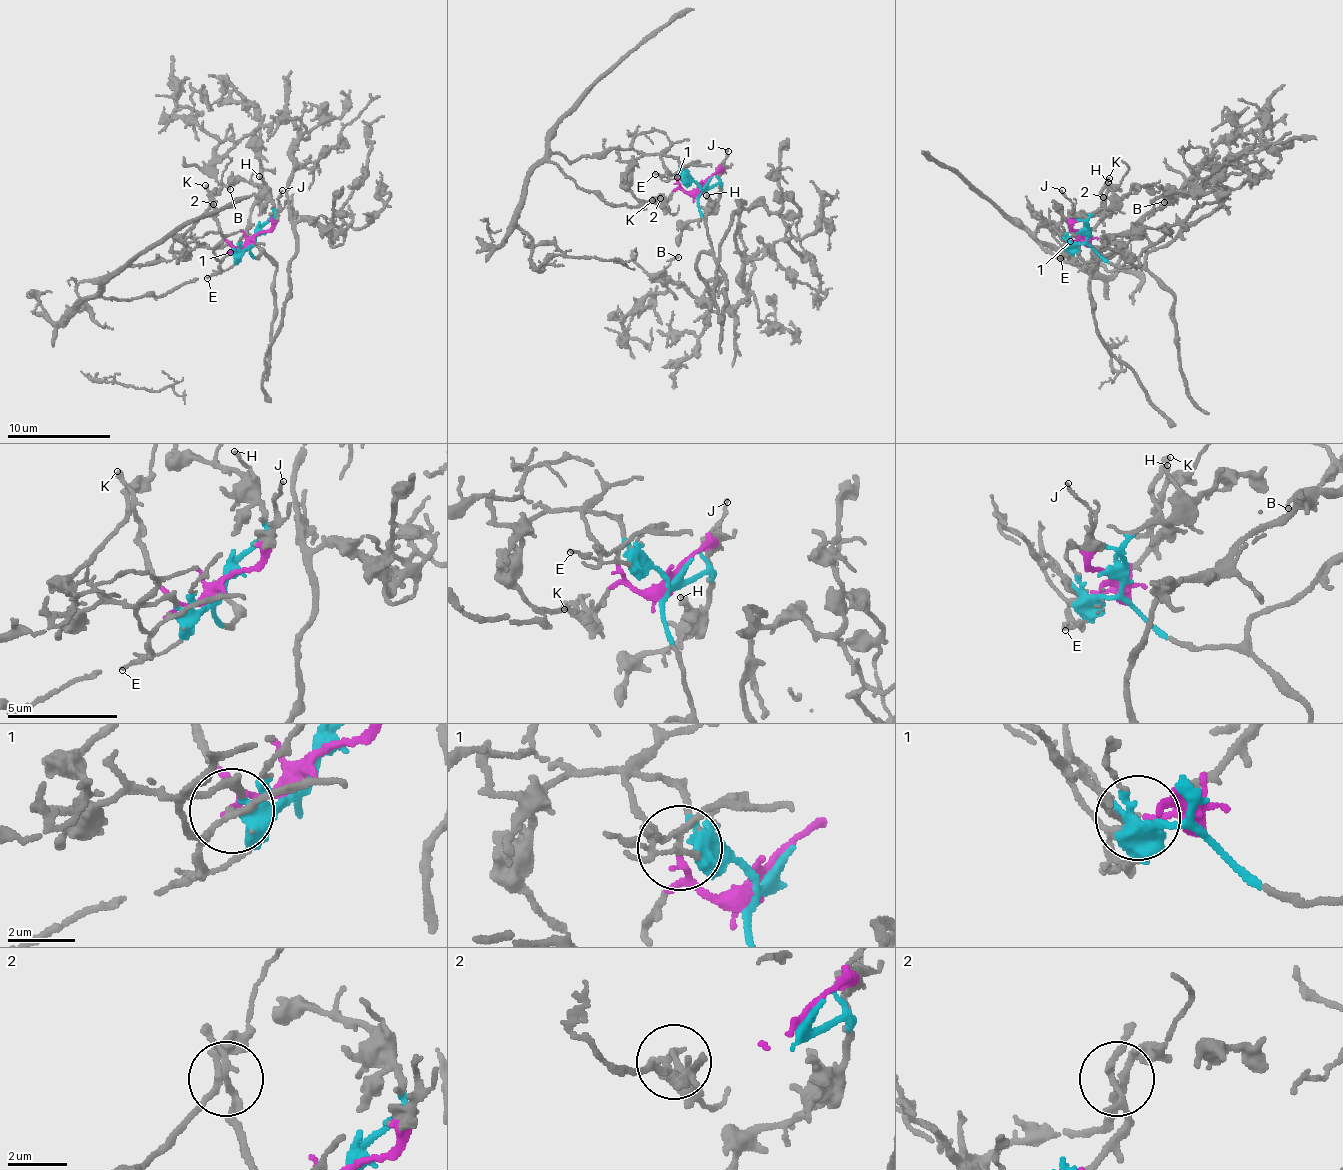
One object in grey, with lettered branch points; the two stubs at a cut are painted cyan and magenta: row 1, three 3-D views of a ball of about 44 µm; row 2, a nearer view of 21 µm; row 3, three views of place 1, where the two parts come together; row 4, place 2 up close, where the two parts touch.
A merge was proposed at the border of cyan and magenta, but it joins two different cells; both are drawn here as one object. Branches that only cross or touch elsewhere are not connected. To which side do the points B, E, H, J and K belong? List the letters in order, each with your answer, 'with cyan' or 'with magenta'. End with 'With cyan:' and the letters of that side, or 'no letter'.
B: with cyan
E: with magenta
H: with cyan
J: with magenta
K: with magenta
With cyan: B, H

